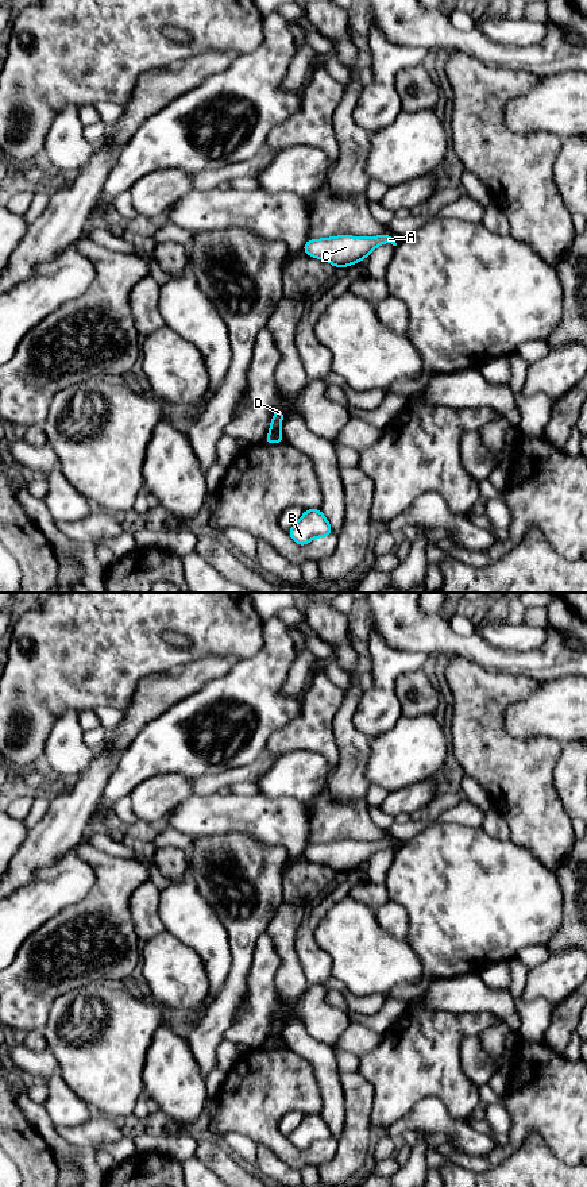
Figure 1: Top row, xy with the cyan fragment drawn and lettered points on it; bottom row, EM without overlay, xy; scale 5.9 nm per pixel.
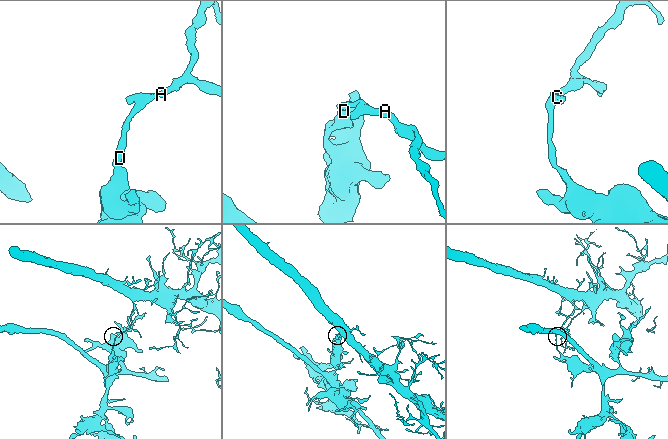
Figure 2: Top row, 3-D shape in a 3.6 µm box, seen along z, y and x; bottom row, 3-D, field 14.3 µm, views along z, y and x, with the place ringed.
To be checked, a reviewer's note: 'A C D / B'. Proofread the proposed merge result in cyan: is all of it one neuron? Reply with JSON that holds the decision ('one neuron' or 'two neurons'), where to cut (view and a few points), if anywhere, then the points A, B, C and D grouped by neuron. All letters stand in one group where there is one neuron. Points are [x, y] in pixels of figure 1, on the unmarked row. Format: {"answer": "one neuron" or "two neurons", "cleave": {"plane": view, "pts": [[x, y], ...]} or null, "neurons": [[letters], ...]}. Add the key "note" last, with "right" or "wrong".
{"answer": "two neurons", "cleave": {"plane": "xy", "pts": [[280, 1036], [270, 1039]]}, "neurons": [["A", "C", "D"], ["B"]], "note": "right"}

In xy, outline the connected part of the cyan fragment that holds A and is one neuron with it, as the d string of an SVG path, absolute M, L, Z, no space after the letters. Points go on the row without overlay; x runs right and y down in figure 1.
M389 840L379 841L331 841L325 844L309 844L301 856L310 862L324 864L336 874L355 870L366 864L378 851L391 848L397 851Z

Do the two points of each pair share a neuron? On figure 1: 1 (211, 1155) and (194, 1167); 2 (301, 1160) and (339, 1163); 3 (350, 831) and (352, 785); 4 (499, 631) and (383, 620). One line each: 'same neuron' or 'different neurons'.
1: different neurons
2: different neurons
3: different neurons
4: different neurons

